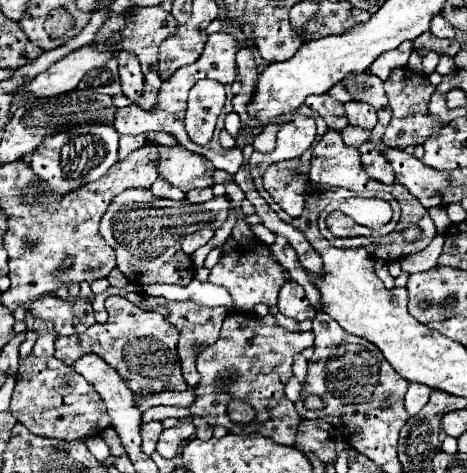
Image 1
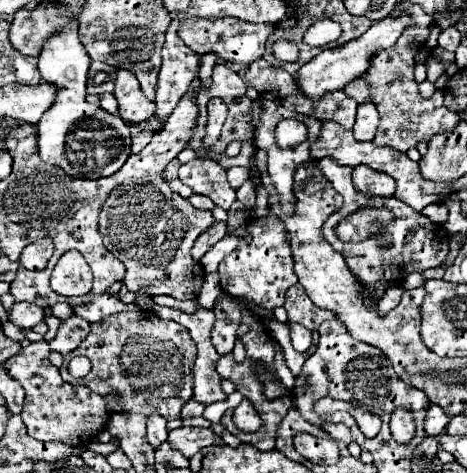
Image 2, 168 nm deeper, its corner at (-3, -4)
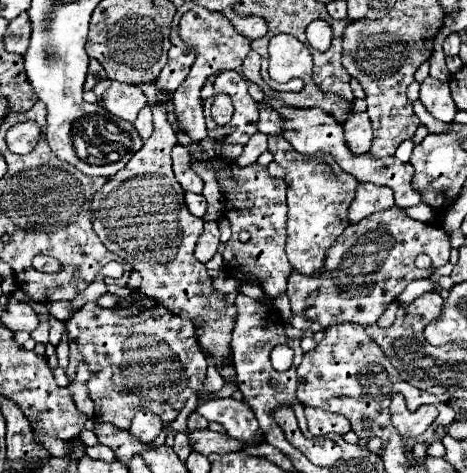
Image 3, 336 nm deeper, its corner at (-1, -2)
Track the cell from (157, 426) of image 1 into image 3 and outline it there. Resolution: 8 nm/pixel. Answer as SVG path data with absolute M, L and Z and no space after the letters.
M139 411L129 427L129 431L145 443L153 443L153 439L161 433L161 429L163 429L163 421L159 419L159 415L151 411Z

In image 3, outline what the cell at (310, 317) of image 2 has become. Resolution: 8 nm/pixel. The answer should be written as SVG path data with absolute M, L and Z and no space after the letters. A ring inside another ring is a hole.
M393 205L387 211L377 211L375 215L369 215L367 219L361 219L359 223L351 223L343 235L335 241L335 245L329 249L327 263L325 263L325 273L321 277L305 277L301 273L291 273L289 283L287 283L287 297L291 301L291 311L293 315L305 315L305 319L319 323L321 327L329 327L335 323L343 321L353 321L359 325L373 325L383 309L391 303L397 301L401 291L413 281L413 279L425 279L431 277L435 269L445 265L449 261L449 235L431 223L421 223L411 219L403 209ZM419 253L425 253L431 257L431 267L429 269L419 269L415 267L415 257Z

